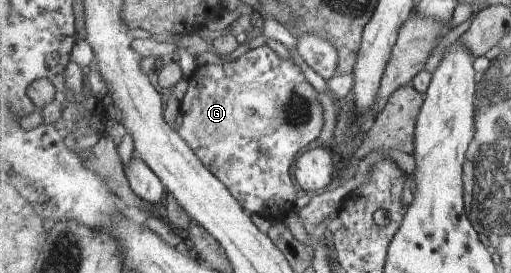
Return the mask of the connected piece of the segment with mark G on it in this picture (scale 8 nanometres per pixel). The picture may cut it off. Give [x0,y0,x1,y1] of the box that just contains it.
[179,45,325,223]

